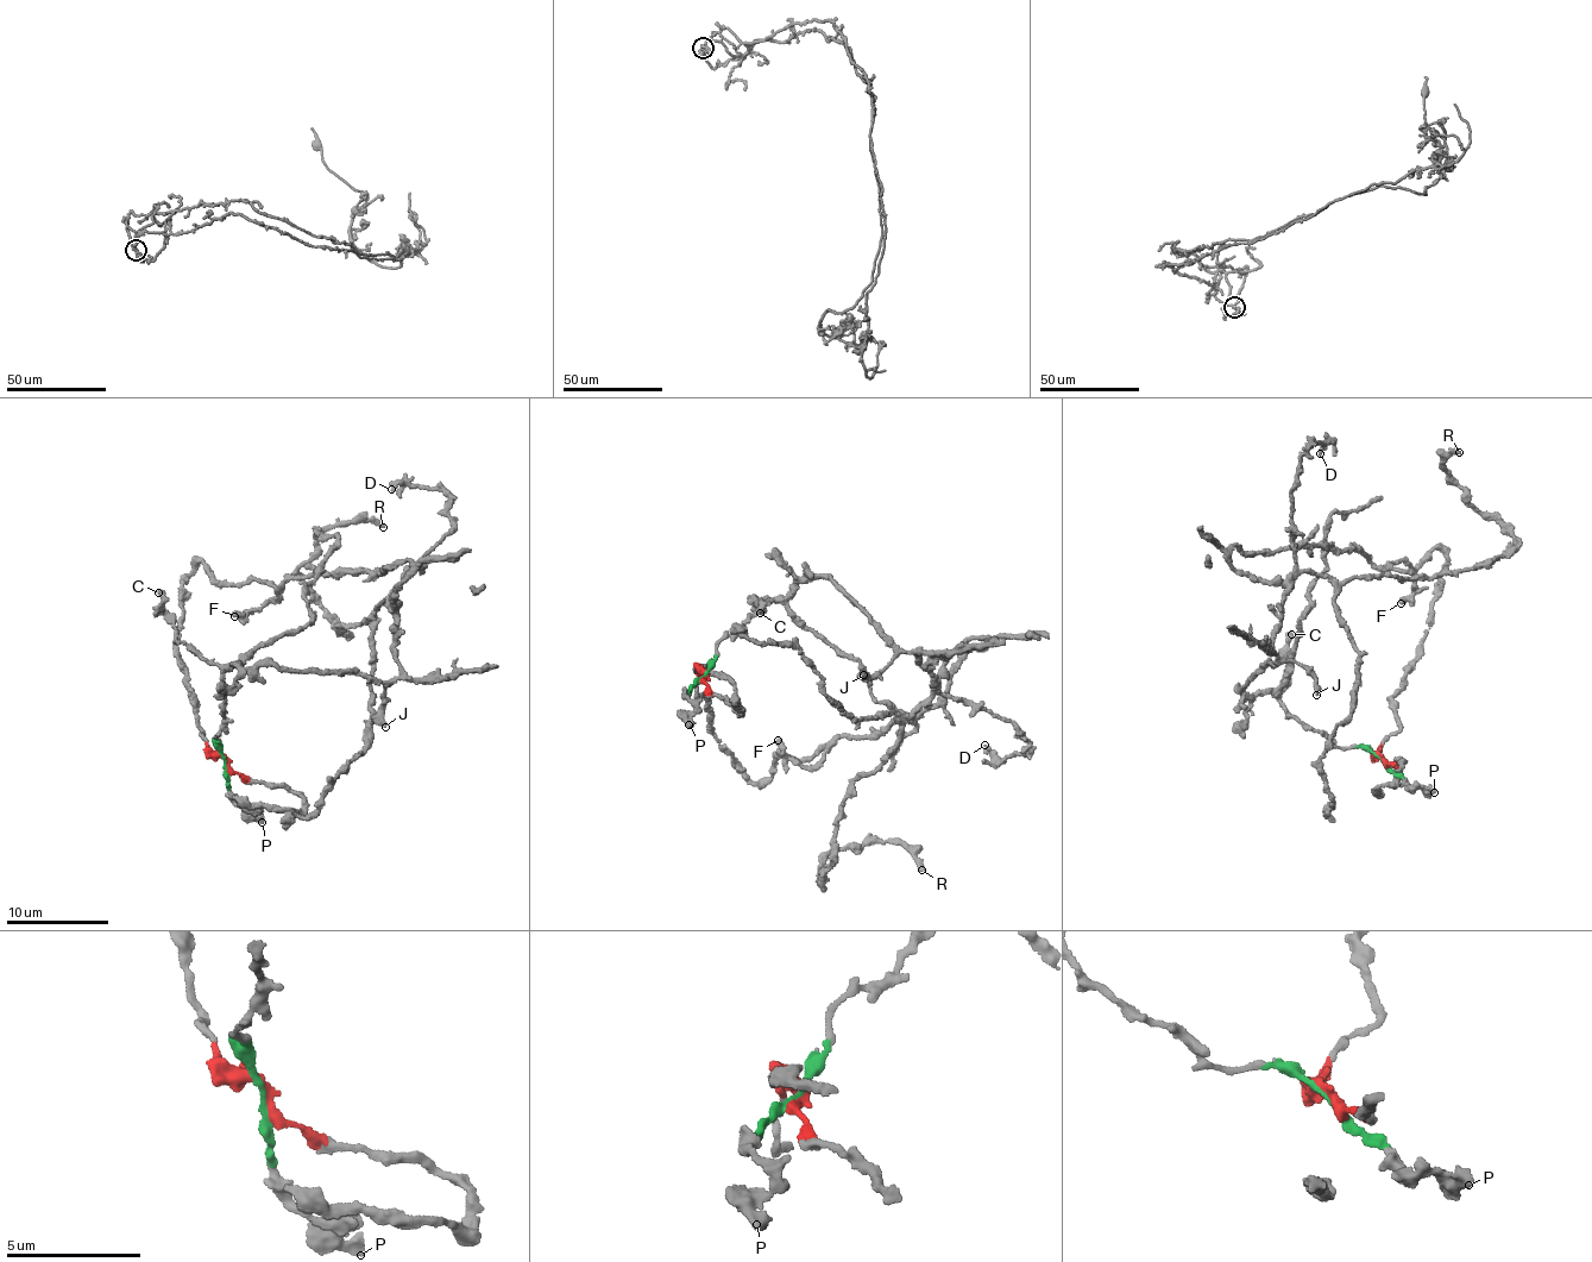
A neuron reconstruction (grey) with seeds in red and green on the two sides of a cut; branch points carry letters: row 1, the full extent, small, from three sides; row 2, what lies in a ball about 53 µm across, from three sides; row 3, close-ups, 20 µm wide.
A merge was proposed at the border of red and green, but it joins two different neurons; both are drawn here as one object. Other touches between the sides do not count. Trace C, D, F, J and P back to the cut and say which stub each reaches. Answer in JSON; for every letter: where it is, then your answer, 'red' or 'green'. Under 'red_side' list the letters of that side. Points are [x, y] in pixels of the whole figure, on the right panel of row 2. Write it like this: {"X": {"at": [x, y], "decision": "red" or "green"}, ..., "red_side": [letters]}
{"C": {"at": [1291, 634], "decision": "green"}, "D": {"at": [1320, 453], "decision": "green"}, "F": {"at": [1401, 603], "decision": "red"}, "J": {"at": [1316, 695], "decision": "green"}, "P": {"at": [1434, 792], "decision": "green"}, "red_side": ["F"]}

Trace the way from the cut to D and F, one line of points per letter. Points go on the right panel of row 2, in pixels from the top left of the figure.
D: (1382, 758), (1340, 748), (1268, 691), (1237, 689), (1275, 661), (1294, 487), (1302, 452), (1328, 444), (1320, 454)
F: (1382, 758), (1443, 552), (1415, 570), (1391, 563), (1415, 581), (1401, 604)

